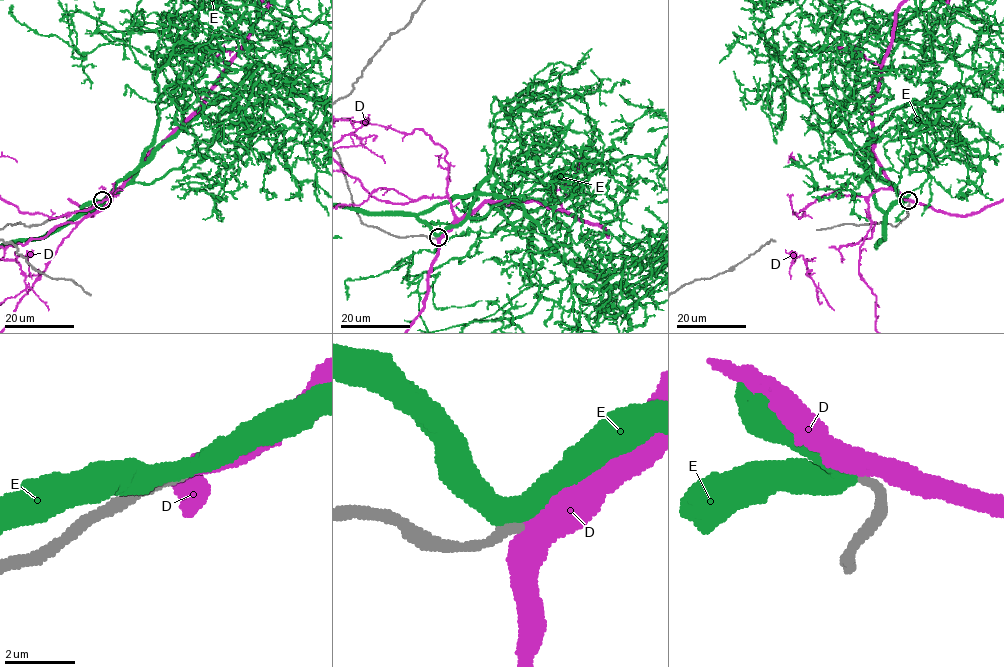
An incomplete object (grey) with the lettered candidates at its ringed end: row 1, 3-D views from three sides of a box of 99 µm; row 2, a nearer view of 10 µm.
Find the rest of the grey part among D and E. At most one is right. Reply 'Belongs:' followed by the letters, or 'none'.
Belongs: D

